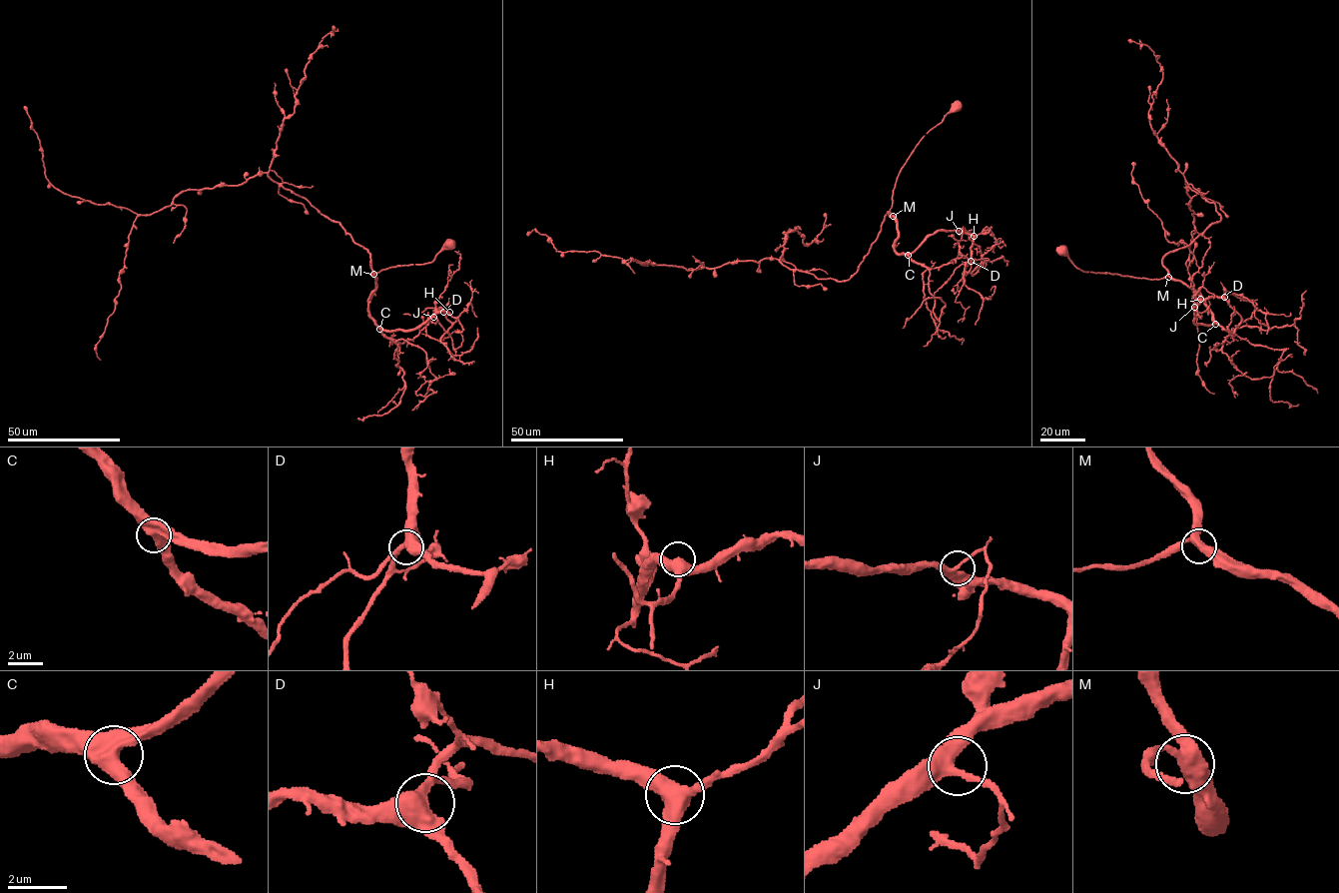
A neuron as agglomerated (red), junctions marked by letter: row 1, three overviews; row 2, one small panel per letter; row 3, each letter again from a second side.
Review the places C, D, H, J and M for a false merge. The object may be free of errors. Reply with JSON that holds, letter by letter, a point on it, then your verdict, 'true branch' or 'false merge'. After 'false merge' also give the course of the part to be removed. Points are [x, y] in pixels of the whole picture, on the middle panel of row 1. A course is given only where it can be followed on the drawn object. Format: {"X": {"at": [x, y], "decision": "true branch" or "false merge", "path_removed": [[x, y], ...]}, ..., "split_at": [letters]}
{"C": {"at": [908, 255], "decision": "true branch"}, "D": {"at": [971, 261], "decision": "true branch"}, "H": {"at": [974, 236], "decision": "true branch"}, "J": {"at": [959, 231], "decision": "true branch"}, "M": {"at": [893, 216], "decision": "true branch"}, "split_at": []}

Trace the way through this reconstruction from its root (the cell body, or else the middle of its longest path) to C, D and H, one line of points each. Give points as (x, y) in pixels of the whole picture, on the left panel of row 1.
C: (451, 242), (430, 262), (389, 267), (370, 274), (375, 277), (375, 285), (368, 300), (368, 312), (379, 329)
D: (451, 242), (430, 262), (370, 274), (368, 312), (386, 331), (418, 328), (443, 312)
H: (451, 242), (430, 262), (371, 273), (375, 287), (368, 312), (386, 331), (418, 328), (435, 314), (449, 312)

